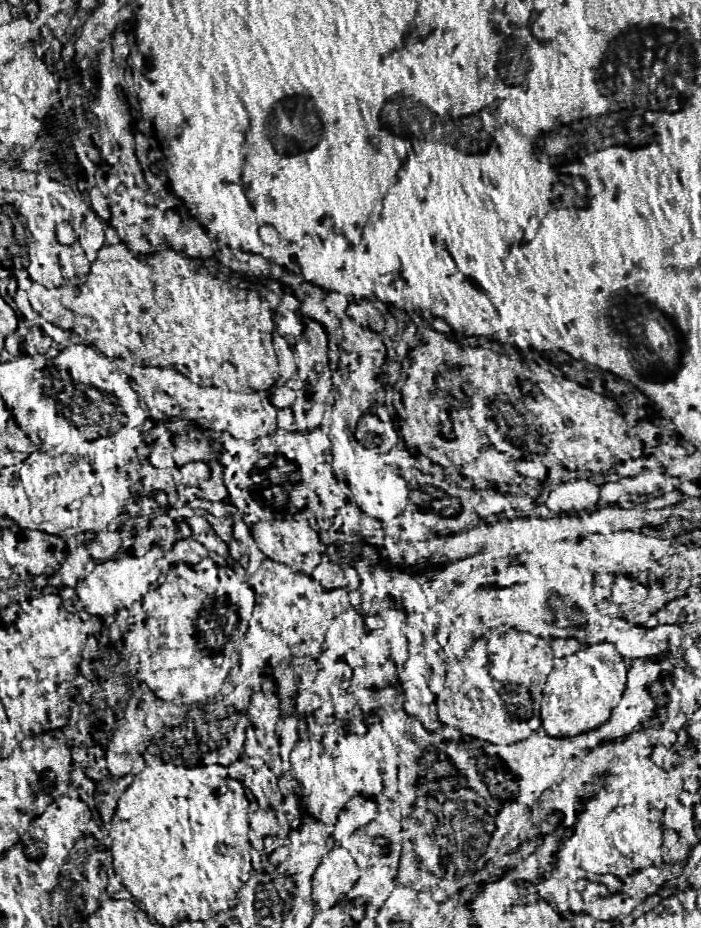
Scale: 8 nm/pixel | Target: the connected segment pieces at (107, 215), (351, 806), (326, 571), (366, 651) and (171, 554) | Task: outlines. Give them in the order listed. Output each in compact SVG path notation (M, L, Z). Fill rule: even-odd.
M91 188L91 190L89 190L89 198L91 198L91 208L93 208L93 212L95 212L101 220L109 222L109 220L111 220L111 210L109 210L107 200L101 196L101 192L99 192L97 188Z
M365 792L353 794L349 798L349 802L345 802L345 806L339 812L339 818L337 818L333 836L337 832L357 830L359 826L367 824L375 814L377 814L377 804L375 804L375 800L371 796L367 796Z
M323 556L323 560L313 568L311 578L317 580L325 588L335 588L335 586L345 586L347 584L341 566L337 562L329 560L327 556Z
M367 630L363 634L363 638L359 640L359 644L357 644L357 650L365 658L365 662L373 664L373 666L379 666L389 658L389 648L381 640L377 630Z
M181 538L181 540L175 540L173 546L169 550L163 552L163 560L167 564L177 564L177 562L183 562L183 564L197 564L201 562L203 558L207 556L207 550L203 544L199 544L195 538Z

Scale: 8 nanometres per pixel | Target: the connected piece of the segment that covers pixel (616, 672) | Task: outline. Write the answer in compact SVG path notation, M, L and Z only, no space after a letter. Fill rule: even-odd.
M609 642L583 644L581 650L557 658L543 684L539 716L549 736L575 736L599 726L621 700L629 662Z

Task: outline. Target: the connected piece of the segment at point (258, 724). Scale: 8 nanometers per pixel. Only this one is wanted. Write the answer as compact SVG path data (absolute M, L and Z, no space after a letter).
M255 692L249 702L249 720L253 728L275 732L277 722L281 720L279 698L273 692Z

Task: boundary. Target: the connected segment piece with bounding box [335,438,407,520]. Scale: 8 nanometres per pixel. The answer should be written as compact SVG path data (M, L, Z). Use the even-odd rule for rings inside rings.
M351 438L351 446L353 446L353 450L347 456L341 456L335 460L335 472L353 490L353 496L355 496L359 510L377 518L377 520L387 520L387 518L397 516L403 508L405 494L407 494L405 482L399 476L385 470L385 464L381 462L379 456L377 456L377 460L373 460L373 456L367 454L353 438Z

